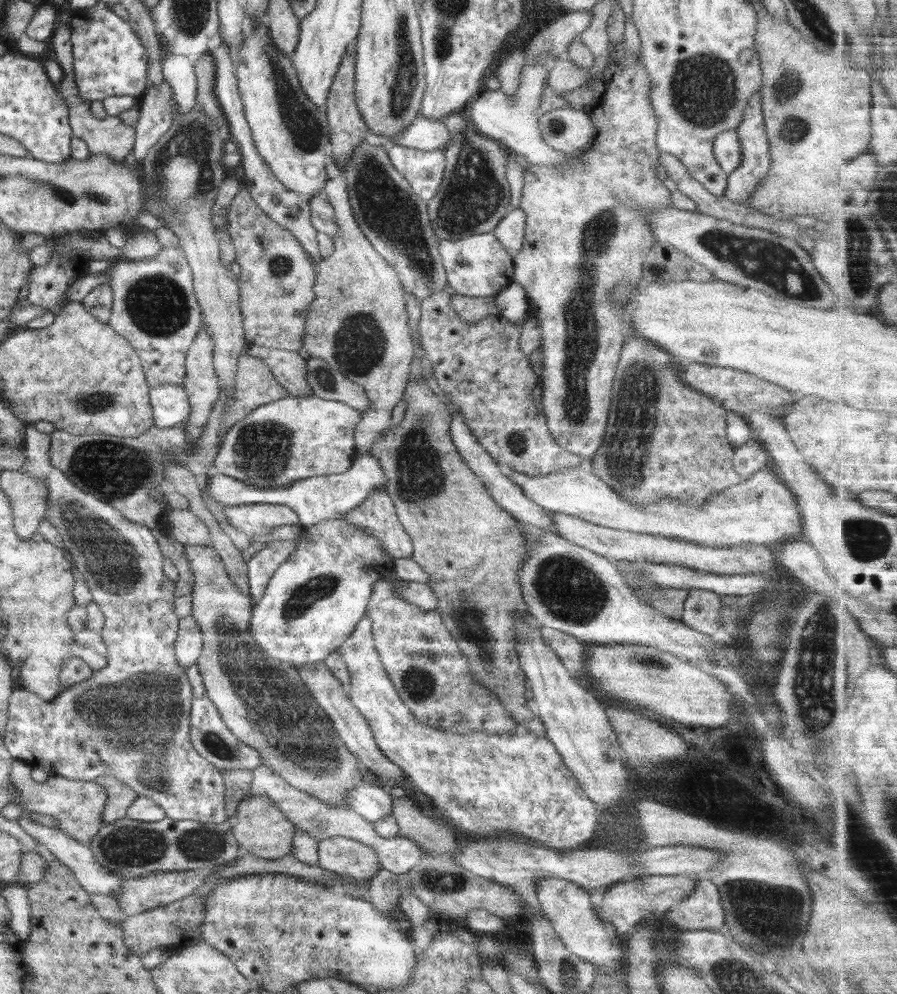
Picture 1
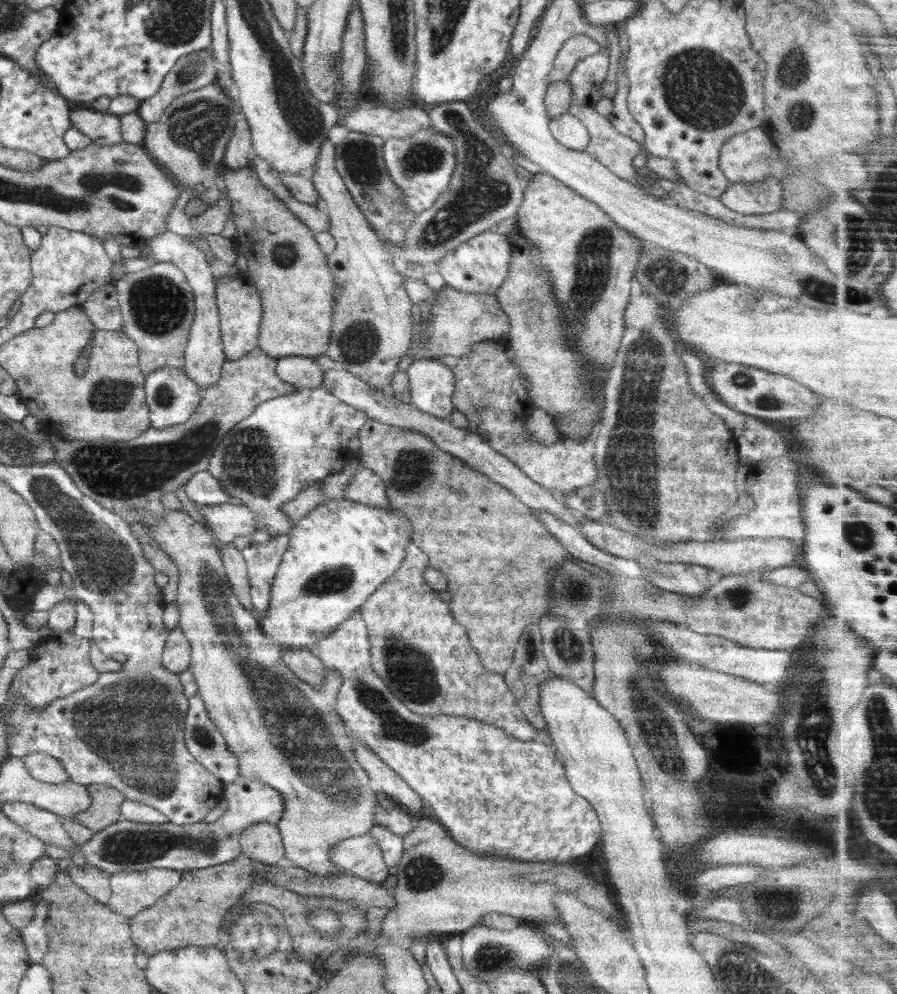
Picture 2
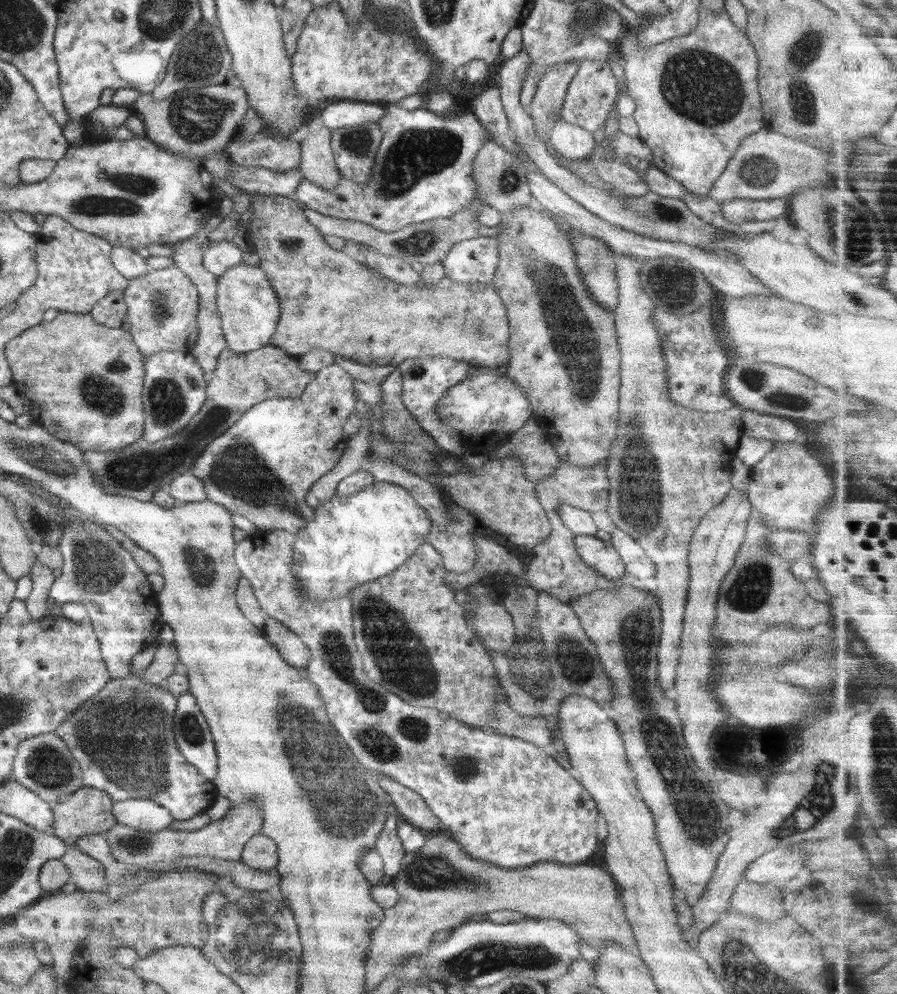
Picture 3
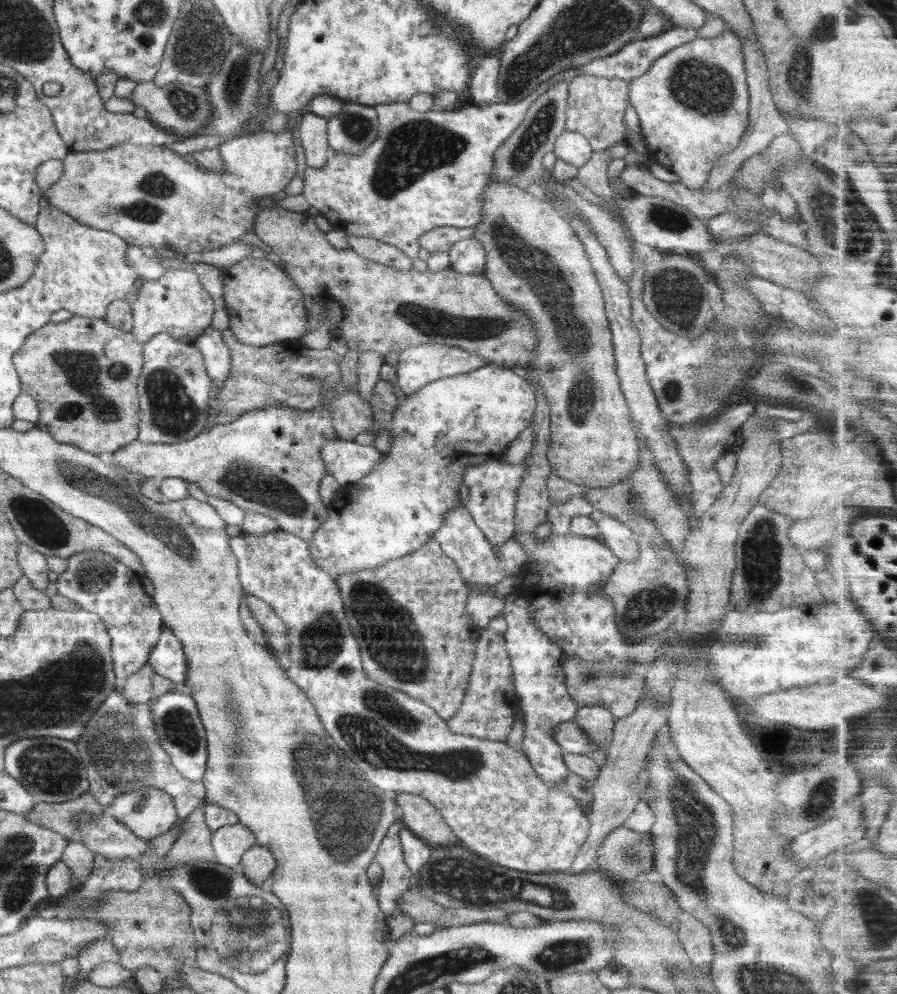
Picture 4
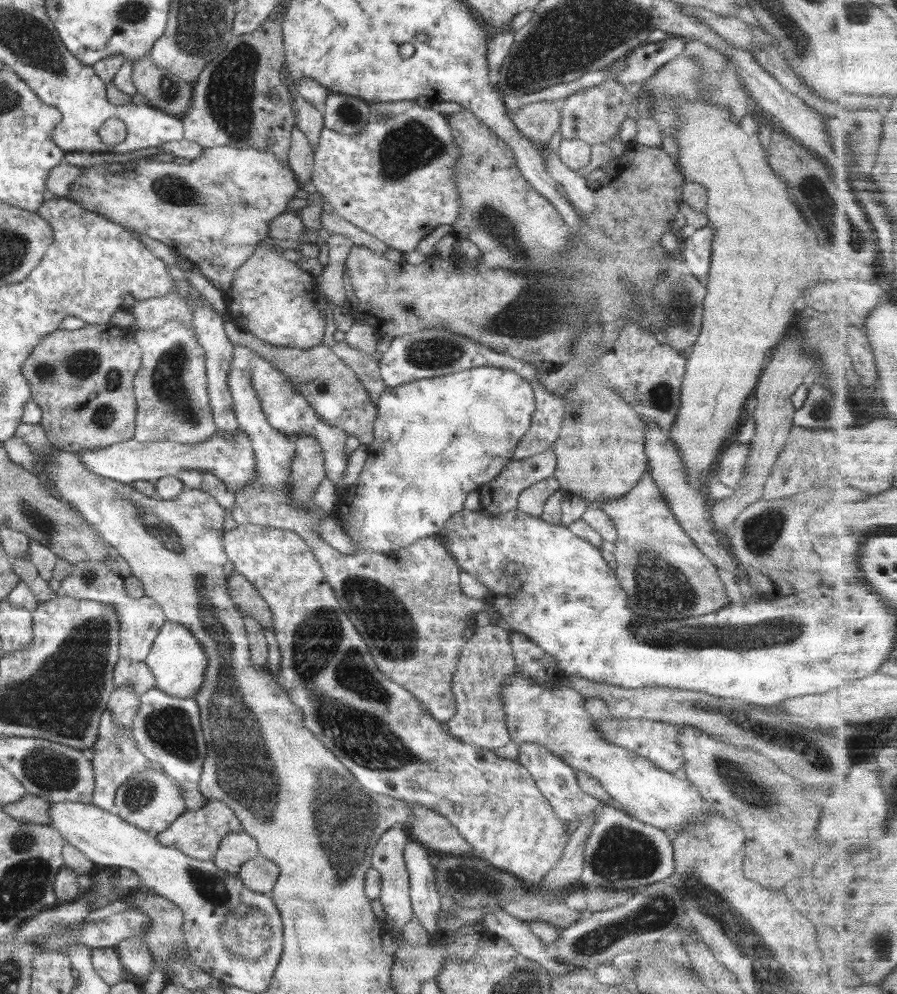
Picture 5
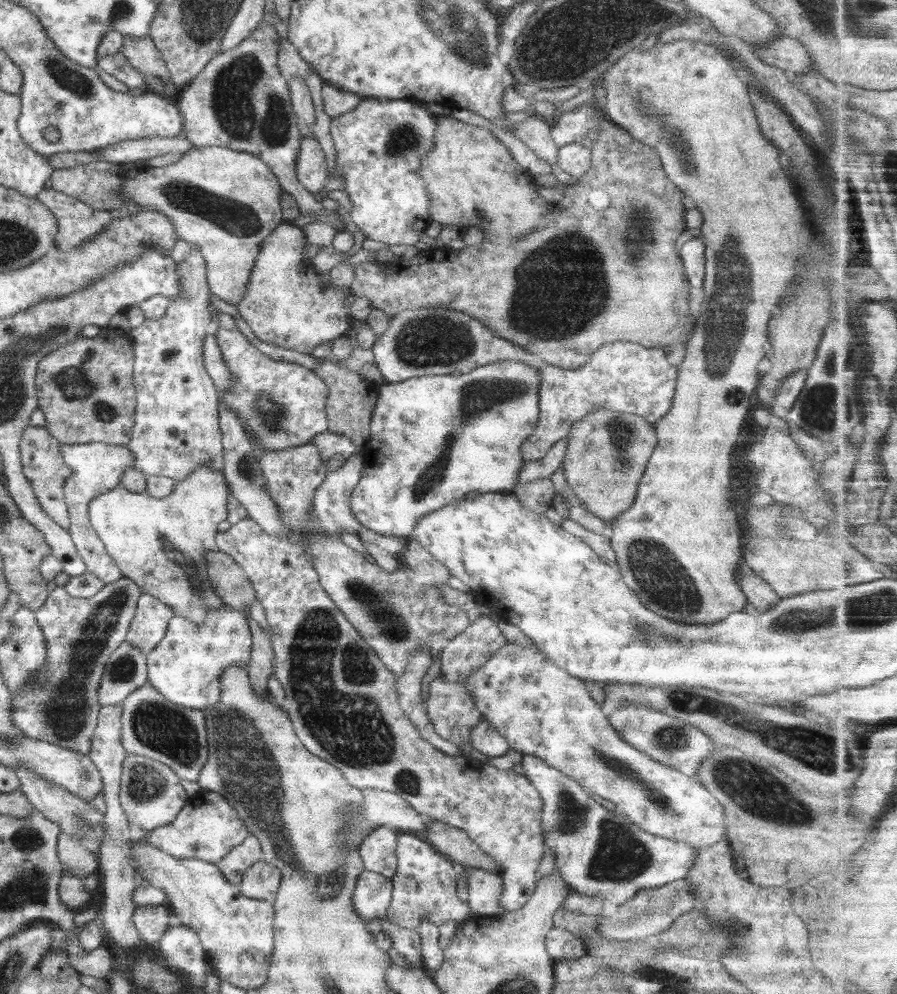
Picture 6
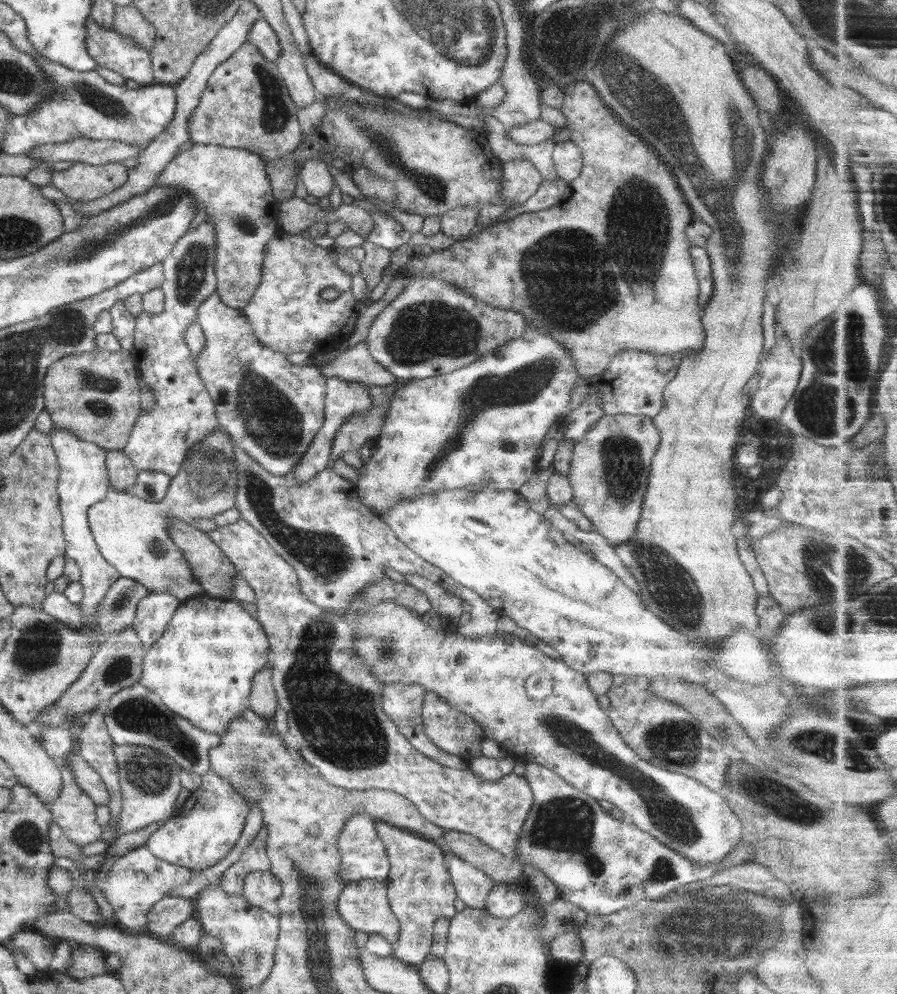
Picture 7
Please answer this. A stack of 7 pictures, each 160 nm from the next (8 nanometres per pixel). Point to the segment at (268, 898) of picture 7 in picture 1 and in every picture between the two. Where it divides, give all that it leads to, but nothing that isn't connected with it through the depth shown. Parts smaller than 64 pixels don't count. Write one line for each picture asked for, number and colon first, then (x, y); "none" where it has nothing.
1: (258, 825)
2: (262, 842)
3: (260, 852)
4: (258, 863)
5: (259, 874)
6: (261, 881)

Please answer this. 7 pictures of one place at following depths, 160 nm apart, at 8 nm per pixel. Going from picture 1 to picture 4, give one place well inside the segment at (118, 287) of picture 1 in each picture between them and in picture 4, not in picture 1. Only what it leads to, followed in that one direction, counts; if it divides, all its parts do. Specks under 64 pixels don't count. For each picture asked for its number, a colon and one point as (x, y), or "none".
2: (157, 305)
3: (163, 304)
4: (177, 303)

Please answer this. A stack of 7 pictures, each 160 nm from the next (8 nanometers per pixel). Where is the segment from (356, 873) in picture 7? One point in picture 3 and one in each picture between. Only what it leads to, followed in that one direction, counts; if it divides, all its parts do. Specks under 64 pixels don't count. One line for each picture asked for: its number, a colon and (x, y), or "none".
3: (389, 847)
4: (397, 878)
5: (387, 857)
6: (378, 849)

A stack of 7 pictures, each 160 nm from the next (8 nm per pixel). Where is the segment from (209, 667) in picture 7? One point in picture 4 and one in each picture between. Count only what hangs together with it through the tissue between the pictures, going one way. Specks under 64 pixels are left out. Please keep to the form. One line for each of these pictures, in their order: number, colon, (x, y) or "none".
4: (167, 659)
5: (177, 661)
6: (185, 667)

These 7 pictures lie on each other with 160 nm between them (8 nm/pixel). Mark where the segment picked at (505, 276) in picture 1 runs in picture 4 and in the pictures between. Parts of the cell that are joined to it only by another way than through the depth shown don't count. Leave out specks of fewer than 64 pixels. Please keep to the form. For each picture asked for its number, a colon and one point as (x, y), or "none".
2: (480, 265)
3: (475, 260)
4: (468, 256)

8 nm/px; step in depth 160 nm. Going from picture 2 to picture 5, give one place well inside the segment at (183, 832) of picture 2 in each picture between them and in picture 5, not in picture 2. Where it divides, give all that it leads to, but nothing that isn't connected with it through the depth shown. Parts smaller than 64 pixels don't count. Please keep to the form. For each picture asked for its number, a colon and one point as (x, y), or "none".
3: (225, 838)
4: (229, 843)
5: (235, 849)

